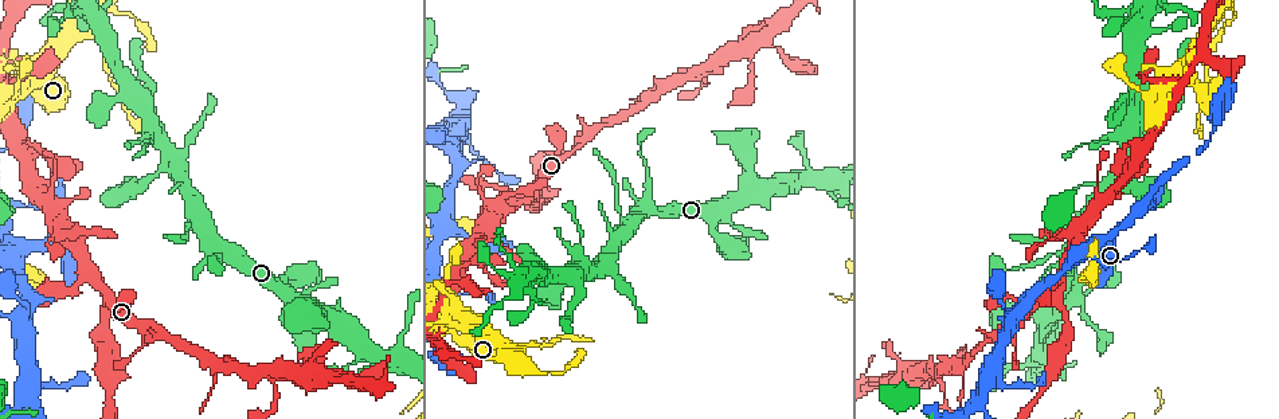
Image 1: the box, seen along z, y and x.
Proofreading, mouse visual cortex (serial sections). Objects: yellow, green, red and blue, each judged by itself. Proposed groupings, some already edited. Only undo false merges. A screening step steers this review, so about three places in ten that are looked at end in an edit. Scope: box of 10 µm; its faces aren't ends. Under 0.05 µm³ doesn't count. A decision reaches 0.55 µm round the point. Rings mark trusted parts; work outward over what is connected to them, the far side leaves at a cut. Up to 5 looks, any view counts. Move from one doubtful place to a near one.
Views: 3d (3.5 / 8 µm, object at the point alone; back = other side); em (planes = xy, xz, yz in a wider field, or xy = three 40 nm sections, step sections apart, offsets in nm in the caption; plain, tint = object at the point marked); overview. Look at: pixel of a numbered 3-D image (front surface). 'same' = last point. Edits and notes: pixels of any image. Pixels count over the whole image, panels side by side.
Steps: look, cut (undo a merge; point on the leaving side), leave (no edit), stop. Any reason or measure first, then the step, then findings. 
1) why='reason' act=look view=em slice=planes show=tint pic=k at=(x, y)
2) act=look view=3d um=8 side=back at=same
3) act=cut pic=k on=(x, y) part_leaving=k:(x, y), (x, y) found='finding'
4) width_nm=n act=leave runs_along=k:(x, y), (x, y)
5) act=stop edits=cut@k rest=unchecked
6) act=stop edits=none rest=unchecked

why='sharp bend' act=look view=3d um=8 side=back pic=1 at=(456, 155)

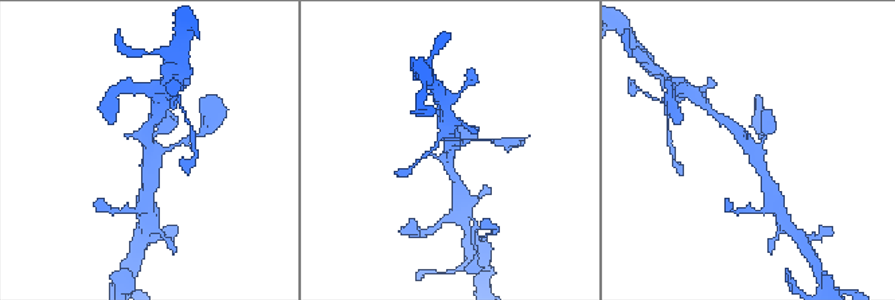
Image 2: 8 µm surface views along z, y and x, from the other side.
act=look view=em slice=planes show=tint at=same

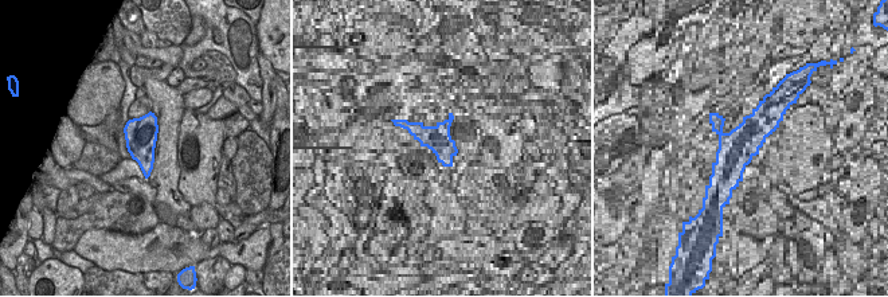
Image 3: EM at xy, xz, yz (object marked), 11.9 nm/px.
act=leave runs_along=2:(725, 123), (754, 152), (769, 186) found='all the same cell'

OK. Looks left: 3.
why='sharp bend' act=look view=3d um=3.5 pic=1 at=(483, 264)

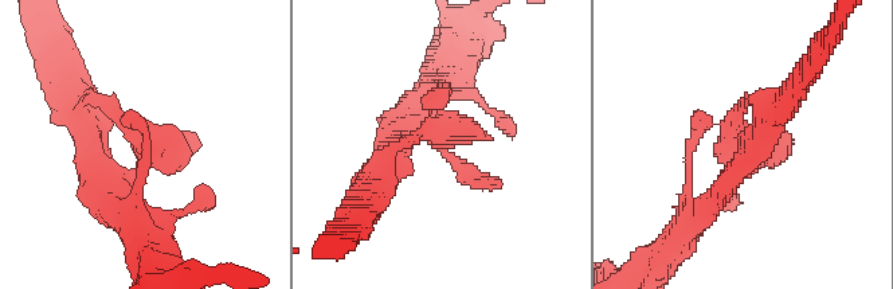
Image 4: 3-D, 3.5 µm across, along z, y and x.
why='now the EM' act=look view=em slice=xy step=1 show=tint pic=4 at=(446, 139)

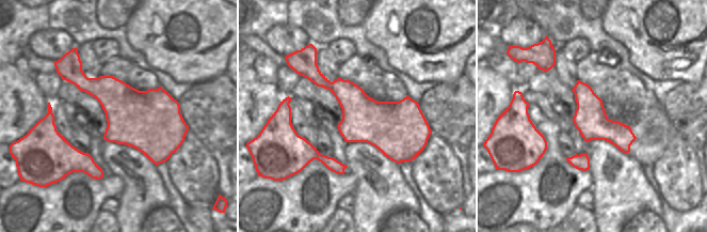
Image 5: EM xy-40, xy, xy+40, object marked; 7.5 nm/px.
act=leave runs_along=4:(113, 204), (145, 155), (129, 121), (145, 139) found='continuous, no second cell'

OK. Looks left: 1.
act=stop edits=none rest=unchecked

